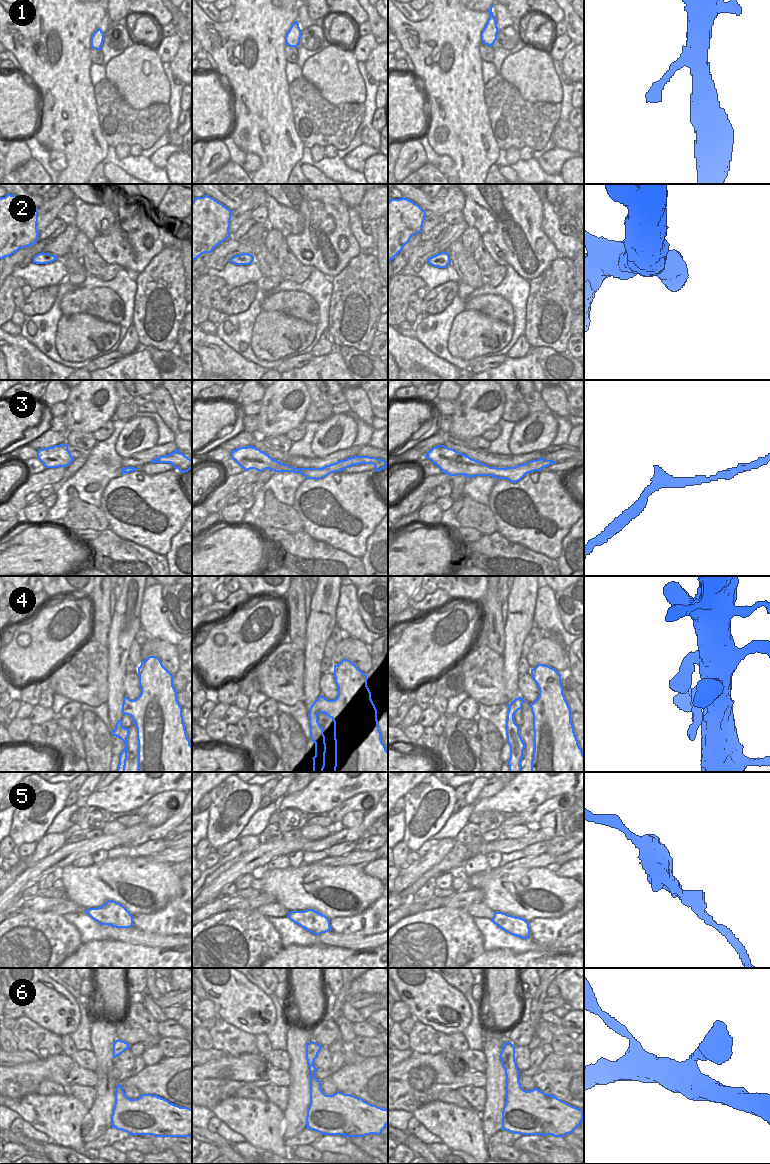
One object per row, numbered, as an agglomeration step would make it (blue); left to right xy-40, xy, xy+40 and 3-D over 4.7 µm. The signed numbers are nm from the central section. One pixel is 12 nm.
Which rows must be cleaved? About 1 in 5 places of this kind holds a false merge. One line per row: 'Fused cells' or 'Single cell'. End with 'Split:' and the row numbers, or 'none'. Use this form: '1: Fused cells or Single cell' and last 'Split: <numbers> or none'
1: Single cell
2: Single cell
3: Single cell
4: Single cell
5: Single cell
6: Single cell
Split: none

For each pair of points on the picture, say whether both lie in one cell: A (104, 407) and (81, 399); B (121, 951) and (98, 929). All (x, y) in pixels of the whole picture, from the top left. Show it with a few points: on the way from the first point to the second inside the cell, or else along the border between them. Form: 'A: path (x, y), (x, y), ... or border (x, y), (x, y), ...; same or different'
A: path (99, 411), (87, 402); same
B: border (109, 938), (90, 940), (84, 944); different

